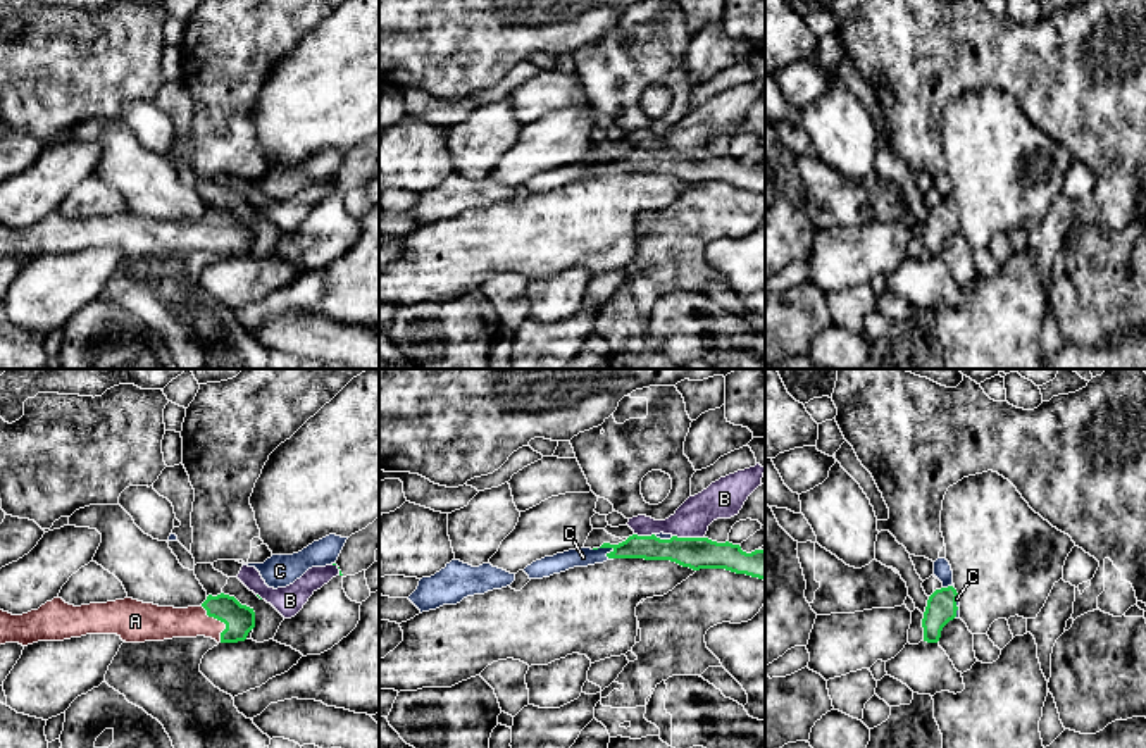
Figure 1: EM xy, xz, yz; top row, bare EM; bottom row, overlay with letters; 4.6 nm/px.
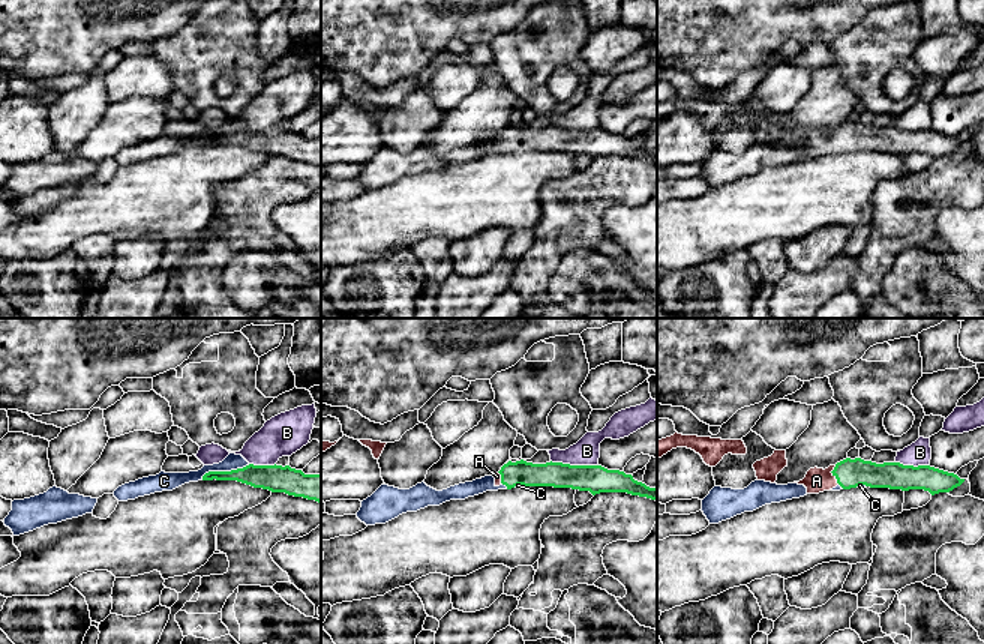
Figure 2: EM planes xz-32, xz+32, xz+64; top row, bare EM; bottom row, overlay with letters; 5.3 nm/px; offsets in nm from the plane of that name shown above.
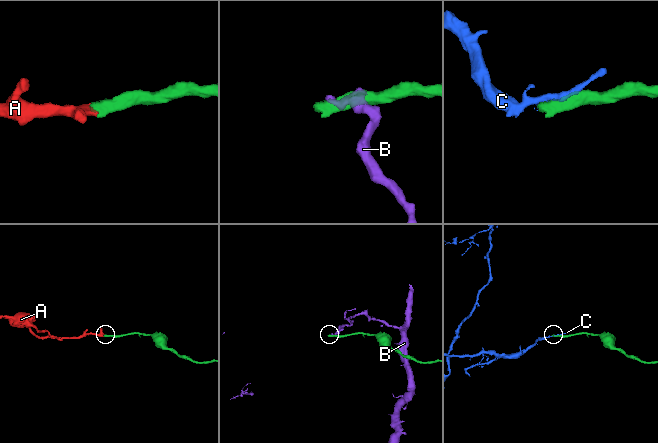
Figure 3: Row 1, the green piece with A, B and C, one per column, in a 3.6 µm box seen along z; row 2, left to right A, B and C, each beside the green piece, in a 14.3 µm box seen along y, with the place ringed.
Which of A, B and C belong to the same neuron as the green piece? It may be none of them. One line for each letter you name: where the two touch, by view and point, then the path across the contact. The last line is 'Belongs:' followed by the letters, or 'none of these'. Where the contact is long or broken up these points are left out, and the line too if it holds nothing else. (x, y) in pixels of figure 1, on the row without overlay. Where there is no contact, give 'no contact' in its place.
A: meets green in xy at (221, 235); runs through xy (240, 233), (221, 235), (168, 236)
Belongs: A

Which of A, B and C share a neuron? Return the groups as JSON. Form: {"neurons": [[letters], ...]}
{"neurons": [["A"], ["B"], ["C"]]}

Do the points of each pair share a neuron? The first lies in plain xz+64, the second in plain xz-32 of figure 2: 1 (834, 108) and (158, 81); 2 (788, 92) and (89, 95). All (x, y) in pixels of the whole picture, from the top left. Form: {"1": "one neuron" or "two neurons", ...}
{"1": "two neurons", "2": "two neurons"}

